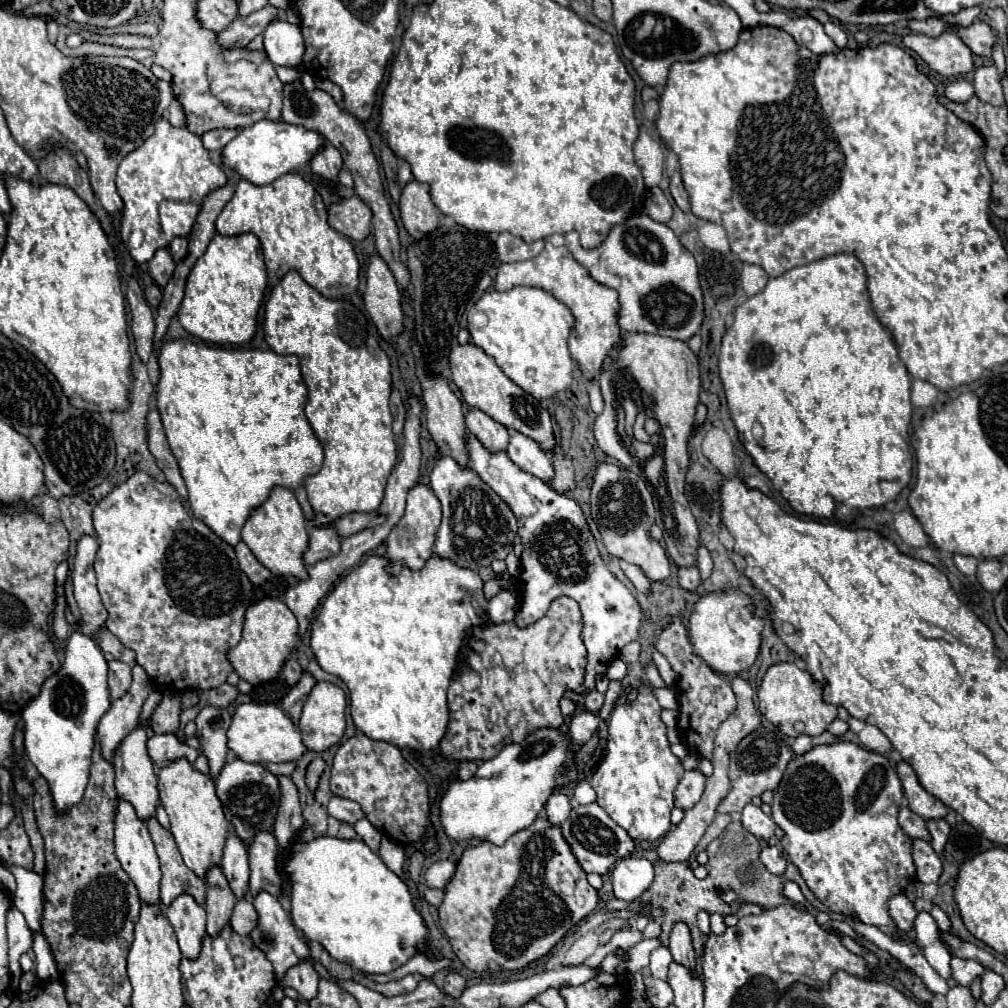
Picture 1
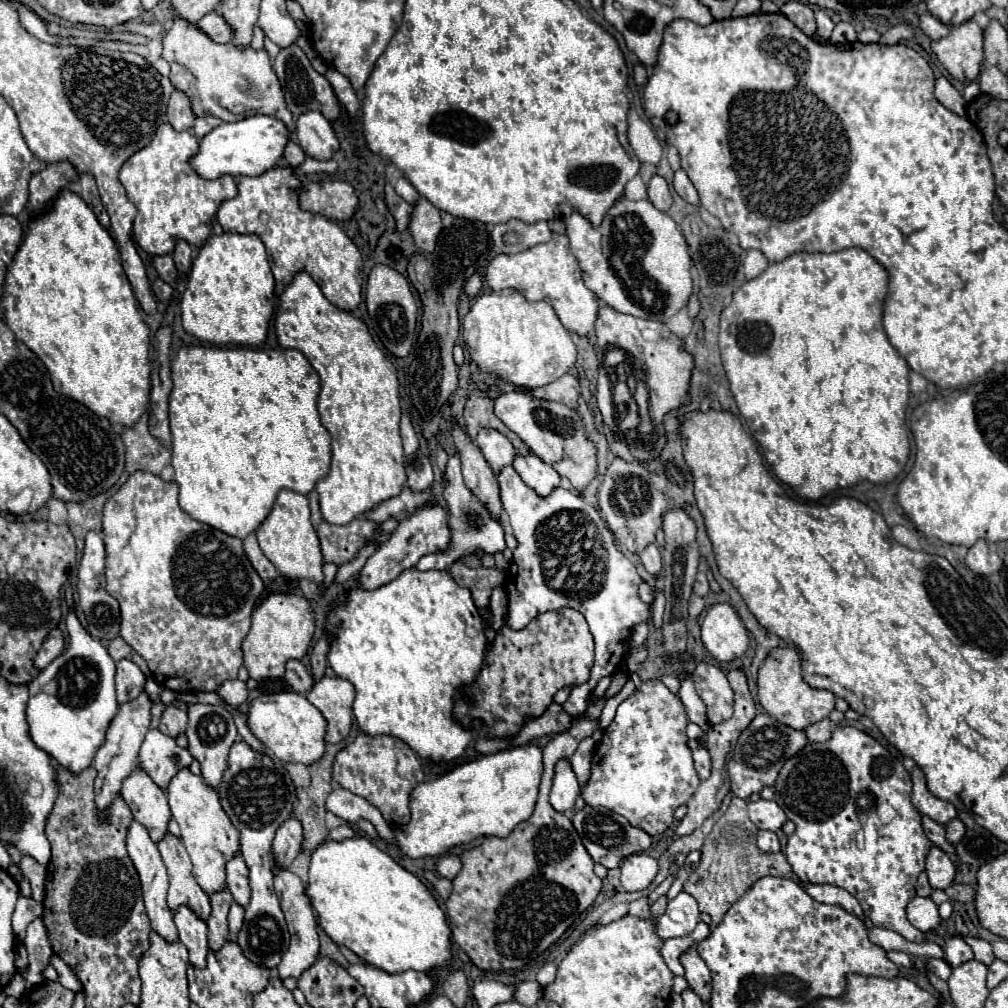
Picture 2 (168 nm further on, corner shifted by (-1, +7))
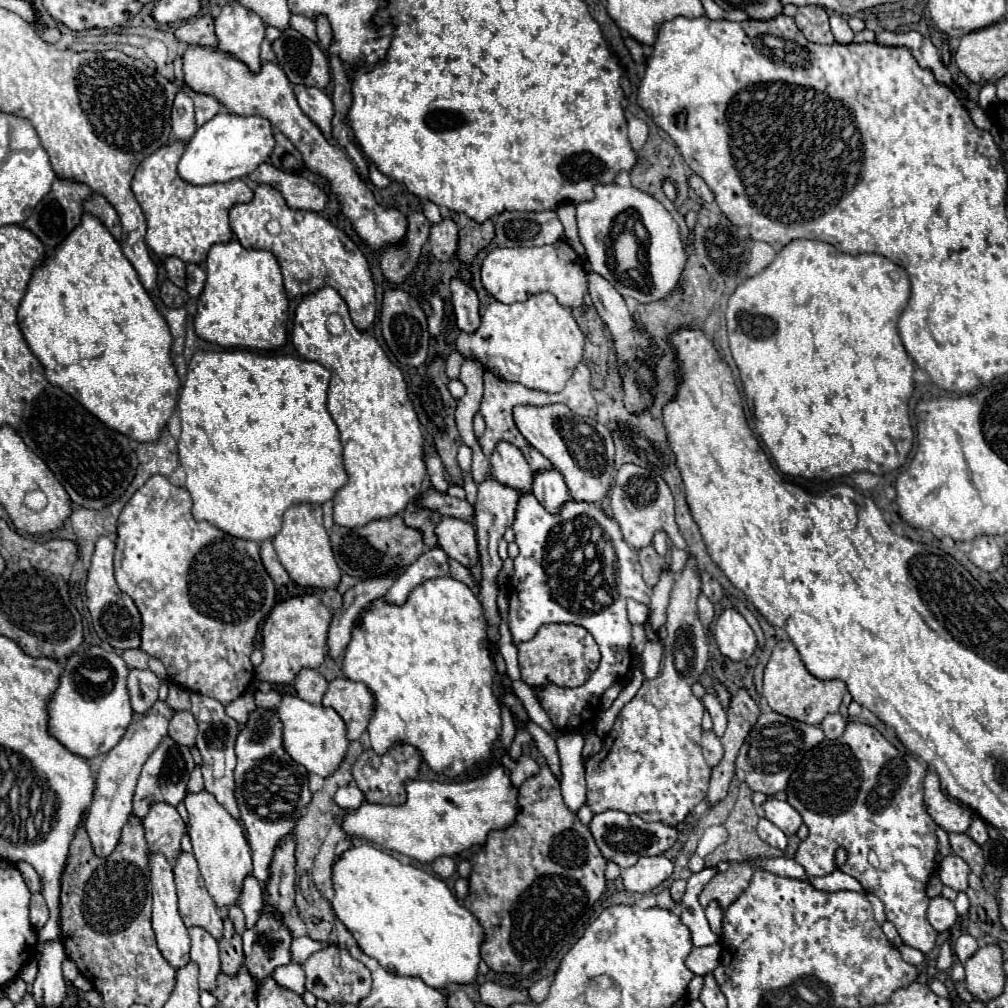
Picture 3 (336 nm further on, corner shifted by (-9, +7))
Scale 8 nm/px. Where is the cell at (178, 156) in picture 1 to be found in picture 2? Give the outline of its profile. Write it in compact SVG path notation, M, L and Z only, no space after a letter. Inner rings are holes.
M161 124L151 144L135 152L119 172L119 180L137 208L133 238L151 256L173 252L177 240L201 246L211 234L211 222L219 204L237 196L233 176L205 180L193 170L191 158L197 154L197 148L199 140L189 130L177 132L169 124Z

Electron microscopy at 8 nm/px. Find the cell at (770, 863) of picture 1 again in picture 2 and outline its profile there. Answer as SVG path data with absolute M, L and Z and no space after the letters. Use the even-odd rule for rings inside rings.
M759 830L759 834L757 834L757 846L763 852L779 852L781 850L781 844L779 844L775 832L767 832L767 830Z

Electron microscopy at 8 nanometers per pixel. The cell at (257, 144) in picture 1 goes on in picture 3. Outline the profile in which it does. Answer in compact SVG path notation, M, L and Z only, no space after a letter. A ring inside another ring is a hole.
M219 112L217 118L199 126L193 138L187 142L185 152L179 160L179 176L195 186L229 182L233 178L243 178L251 174L261 162L269 160L269 154L275 146L271 122L259 116L235 116Z

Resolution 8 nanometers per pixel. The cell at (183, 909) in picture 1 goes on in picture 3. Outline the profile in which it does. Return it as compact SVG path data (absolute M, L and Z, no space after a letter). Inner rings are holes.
M189 928L191 960L199 966L199 988L211 992L219 976L219 948L217 940L203 928Z

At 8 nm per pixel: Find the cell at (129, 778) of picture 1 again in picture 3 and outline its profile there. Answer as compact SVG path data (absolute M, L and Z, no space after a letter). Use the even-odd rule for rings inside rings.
M153 804L143 826L149 854L159 852L173 862L181 852L181 838L185 834L185 824L177 810L169 804Z

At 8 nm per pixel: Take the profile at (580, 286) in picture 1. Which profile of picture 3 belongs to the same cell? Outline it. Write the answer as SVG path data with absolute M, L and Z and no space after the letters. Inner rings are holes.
M557 240L549 246L491 250L481 264L481 282L483 288L503 304L523 302L537 292L551 292L559 304L573 308L583 304L587 292L587 270L577 252L565 240Z

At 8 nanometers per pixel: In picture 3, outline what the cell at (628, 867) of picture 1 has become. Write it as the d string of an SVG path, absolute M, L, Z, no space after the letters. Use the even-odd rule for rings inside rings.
M661 854L651 858L639 858L637 864L621 872L621 880L625 890L629 892L649 892L663 880L667 880L671 874L673 874L673 862Z

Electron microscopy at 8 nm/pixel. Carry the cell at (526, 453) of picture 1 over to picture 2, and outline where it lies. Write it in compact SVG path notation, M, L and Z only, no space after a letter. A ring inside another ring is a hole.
M529 452L525 456L523 454L515 454L513 468L523 478L523 482L529 488L533 488L539 496L547 496L561 482L561 476L557 474L557 470L553 470L549 464L545 464L533 452Z

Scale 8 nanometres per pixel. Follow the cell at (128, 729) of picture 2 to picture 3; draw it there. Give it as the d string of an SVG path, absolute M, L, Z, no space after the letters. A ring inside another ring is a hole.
M157 700L149 712L133 714L133 722L129 724L125 736L113 750L109 750L107 758L103 760L97 772L95 798L85 818L85 828L93 844L93 852L99 858L105 858L115 850L119 836L121 836L121 828L125 826L125 822L129 822L129 816L131 816L131 800L133 800L133 792L135 792L135 784L141 774L141 768L145 760L151 756L151 752L167 736L167 726L173 714L175 710L169 708L167 702L161 702L161 700Z

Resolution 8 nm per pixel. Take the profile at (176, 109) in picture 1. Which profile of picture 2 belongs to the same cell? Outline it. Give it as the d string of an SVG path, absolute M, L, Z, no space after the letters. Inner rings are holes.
M173 90L171 100L169 100L169 108L167 108L167 116L169 116L169 124L175 130L189 130L193 126L195 116L191 112L191 102L183 92Z

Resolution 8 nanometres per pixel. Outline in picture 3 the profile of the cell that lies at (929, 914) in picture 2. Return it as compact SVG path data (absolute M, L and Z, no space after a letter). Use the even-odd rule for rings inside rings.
M937 896L929 902L929 912L927 912L927 918L929 918L929 924L937 930L937 932L945 932L949 930L955 920L957 920L957 912L955 912L955 906L951 900L943 898L943 896Z

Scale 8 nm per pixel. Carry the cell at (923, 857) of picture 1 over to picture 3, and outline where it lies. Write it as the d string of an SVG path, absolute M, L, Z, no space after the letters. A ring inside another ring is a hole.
M949 854L939 862L939 878L945 886L951 886L957 892L967 890L967 886L969 886L967 876L969 876L969 866L963 858Z

